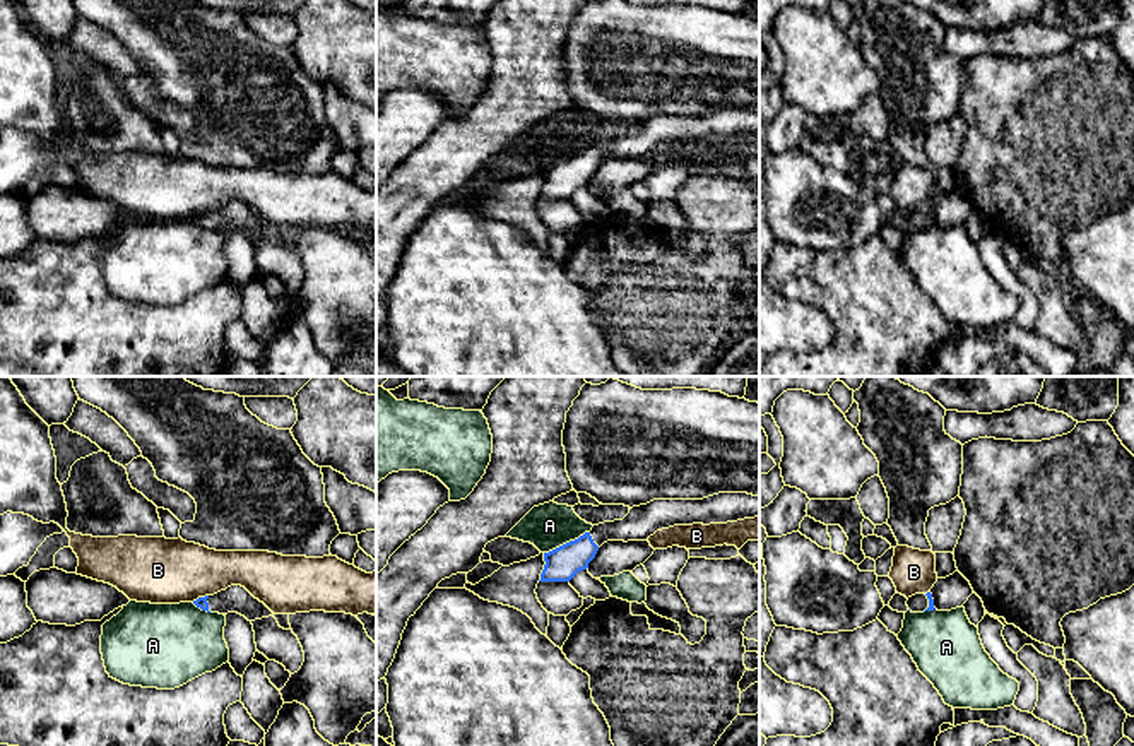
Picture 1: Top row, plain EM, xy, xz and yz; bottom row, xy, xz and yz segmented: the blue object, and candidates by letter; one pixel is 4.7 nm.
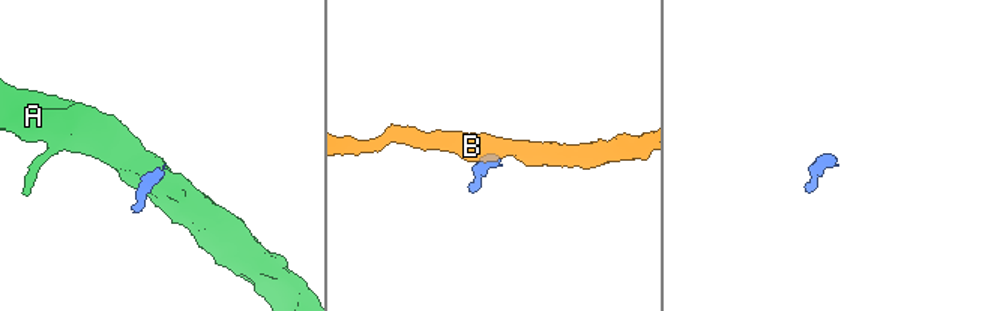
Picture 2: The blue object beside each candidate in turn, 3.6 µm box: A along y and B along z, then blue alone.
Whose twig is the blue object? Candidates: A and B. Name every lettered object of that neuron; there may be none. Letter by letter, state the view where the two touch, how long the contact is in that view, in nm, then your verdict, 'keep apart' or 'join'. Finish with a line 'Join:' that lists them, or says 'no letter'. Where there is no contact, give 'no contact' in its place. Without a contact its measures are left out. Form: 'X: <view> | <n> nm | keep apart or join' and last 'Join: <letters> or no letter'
A: xz | 240 nm | keep apart
B: xy | 90 nm | keep apart
Join: no letter

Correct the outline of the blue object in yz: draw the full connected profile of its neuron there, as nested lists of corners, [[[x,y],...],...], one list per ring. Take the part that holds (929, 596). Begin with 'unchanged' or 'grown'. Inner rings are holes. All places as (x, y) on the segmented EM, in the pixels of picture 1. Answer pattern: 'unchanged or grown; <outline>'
grown; [[[915,594],[908,597],[907,606],[912,613],[924,613],[924,611],[934,611],[934,599],[932,594]]]

